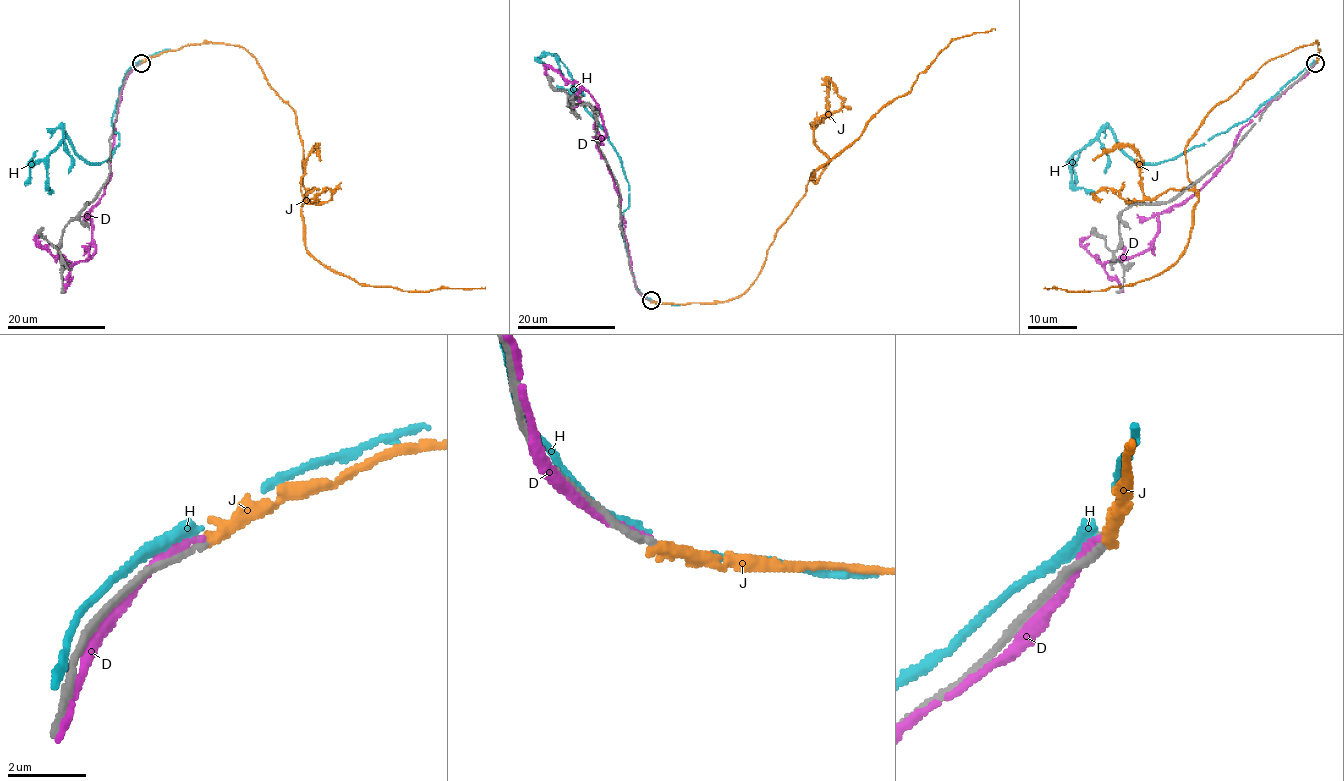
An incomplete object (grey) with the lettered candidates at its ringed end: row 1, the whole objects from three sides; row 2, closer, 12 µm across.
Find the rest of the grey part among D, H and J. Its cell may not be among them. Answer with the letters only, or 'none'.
J

